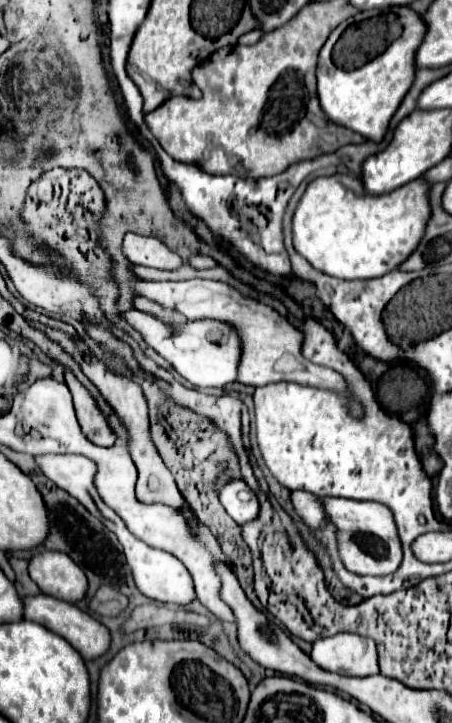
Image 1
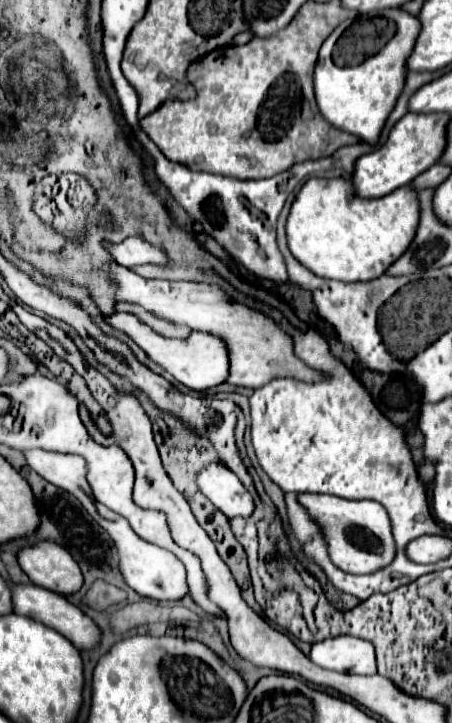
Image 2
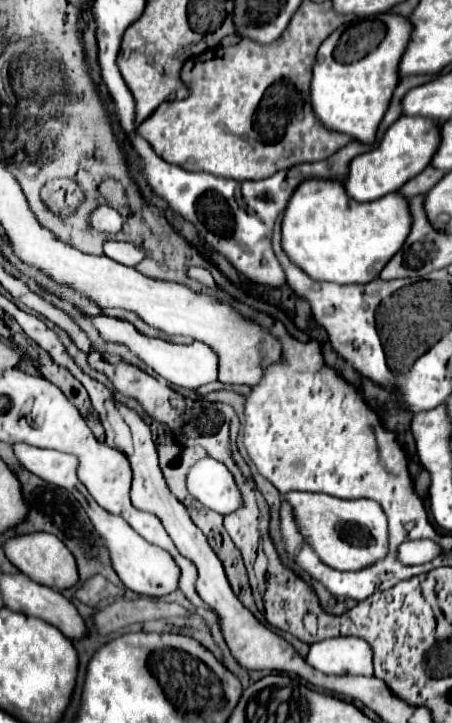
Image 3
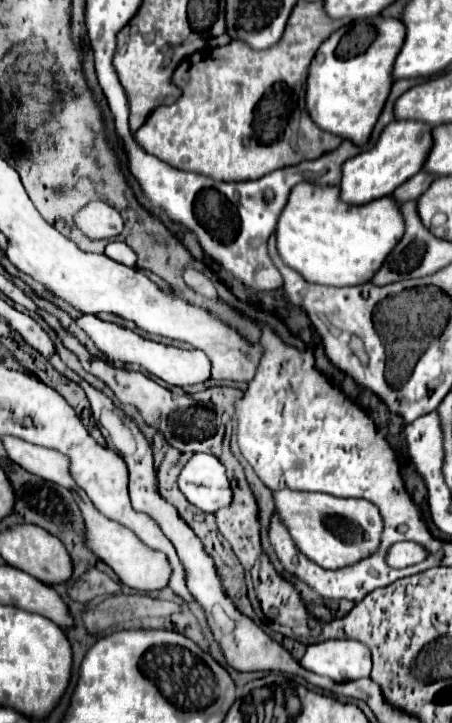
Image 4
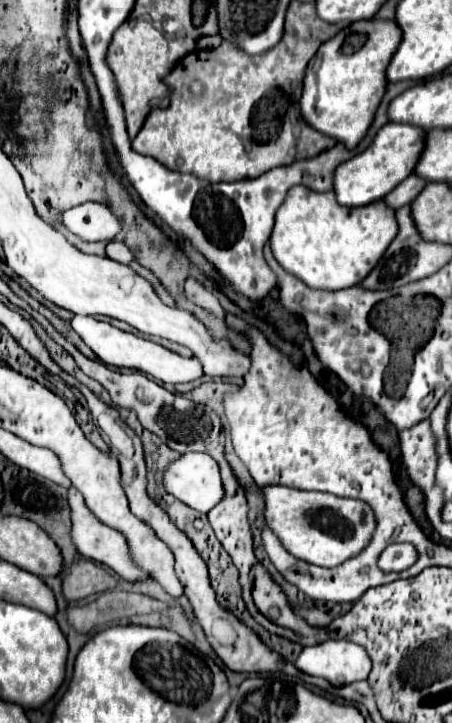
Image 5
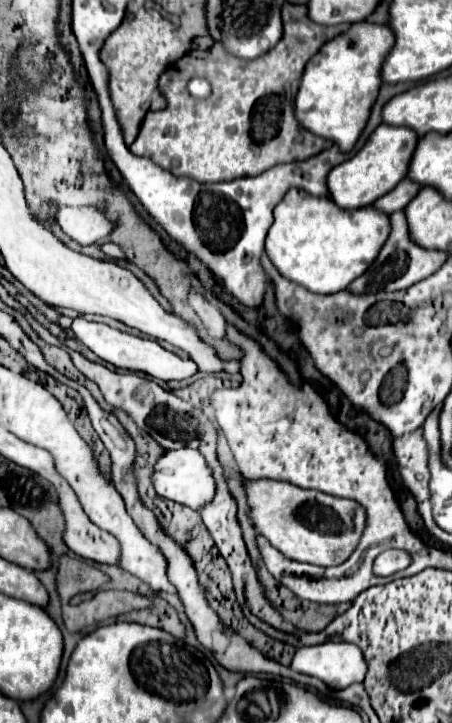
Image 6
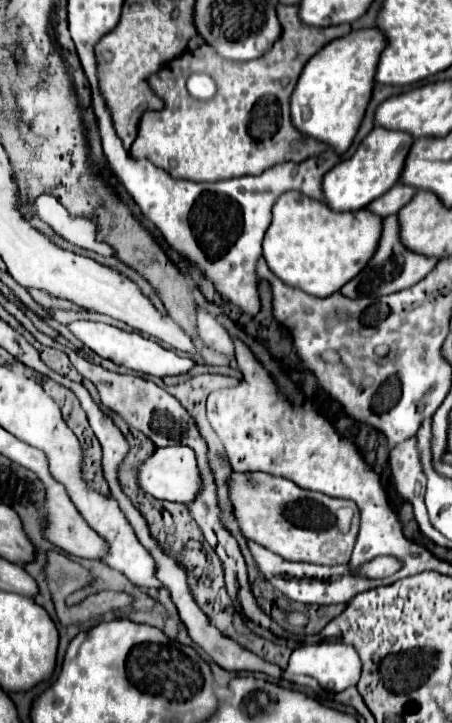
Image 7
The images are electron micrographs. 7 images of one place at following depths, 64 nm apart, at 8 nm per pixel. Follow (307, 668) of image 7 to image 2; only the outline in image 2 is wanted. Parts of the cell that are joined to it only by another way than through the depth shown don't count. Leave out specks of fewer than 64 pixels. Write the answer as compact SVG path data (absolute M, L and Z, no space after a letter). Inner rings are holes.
M356 636L326 638L312 644L310 660L324 670L344 674L376 674L374 646Z

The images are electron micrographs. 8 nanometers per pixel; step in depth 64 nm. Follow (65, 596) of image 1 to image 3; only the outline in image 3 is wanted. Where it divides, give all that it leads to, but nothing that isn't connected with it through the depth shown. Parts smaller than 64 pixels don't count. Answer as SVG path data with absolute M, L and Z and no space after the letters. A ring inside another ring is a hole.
M36 532L36 534L26 534L26 536L12 538L12 540L6 542L4 552L14 566L18 566L30 580L36 580L38 584L44 584L44 586L54 588L54 590L66 590L66 588L72 588L78 582L78 568L76 568L74 556L52 534Z

